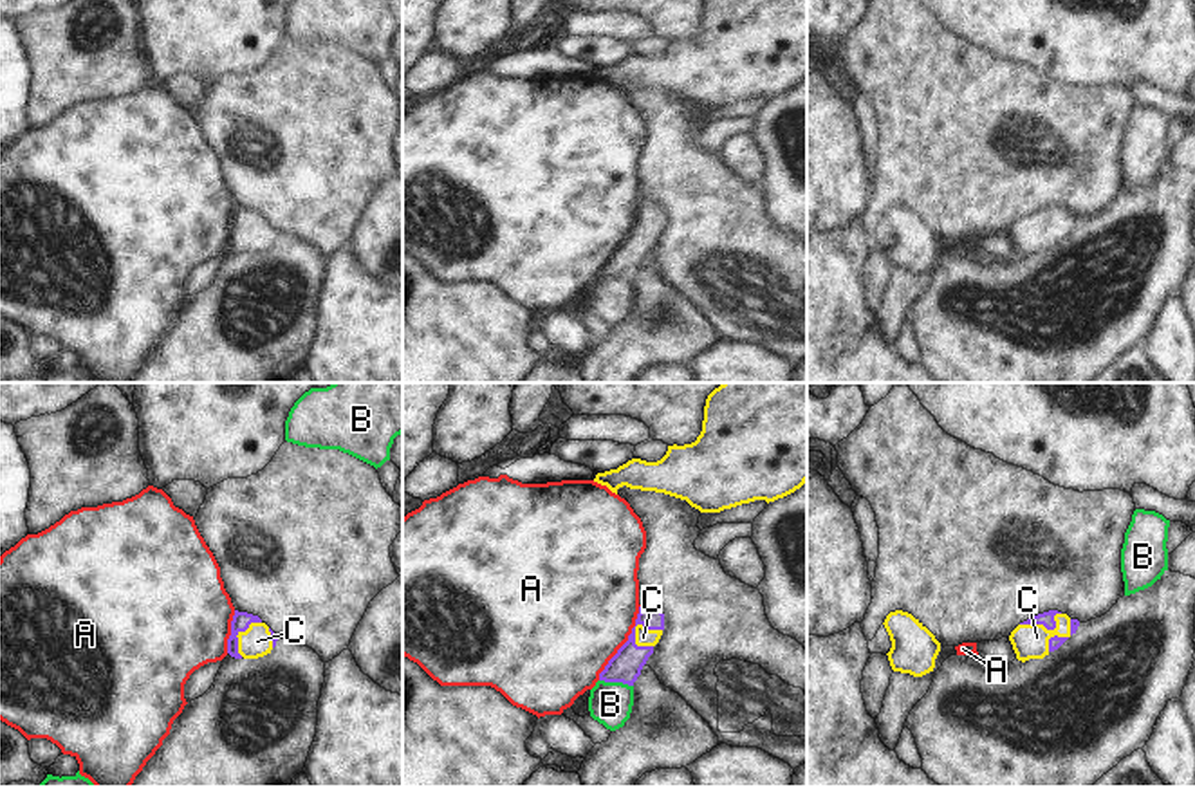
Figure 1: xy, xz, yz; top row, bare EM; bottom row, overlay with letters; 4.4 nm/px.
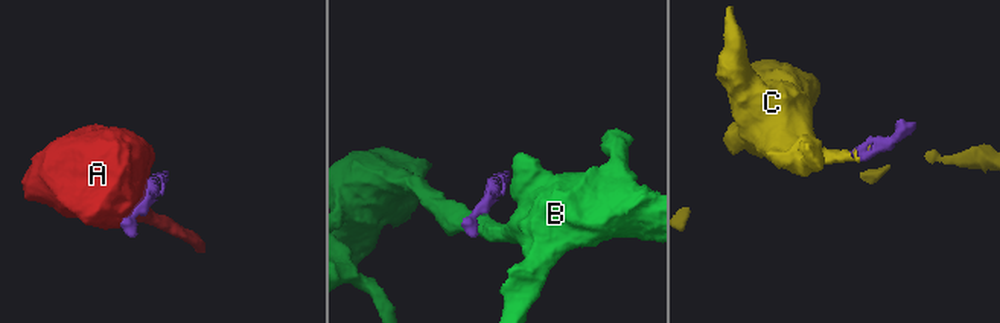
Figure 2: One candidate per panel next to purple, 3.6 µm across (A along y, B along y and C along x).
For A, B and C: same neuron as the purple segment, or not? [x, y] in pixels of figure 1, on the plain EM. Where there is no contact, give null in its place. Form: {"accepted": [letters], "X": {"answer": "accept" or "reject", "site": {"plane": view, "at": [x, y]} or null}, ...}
{"accepted": ["C"], "A": {"answer": "reject", "site": {"plane": "xz", "at": [625, 239]}}, "B": {"answer": "reject", "site": {"plane": "xz", "at": [616, 277]}}, "C": {"answer": "accept", "site": {"plane": "xz", "at": [639, 219]}}}

